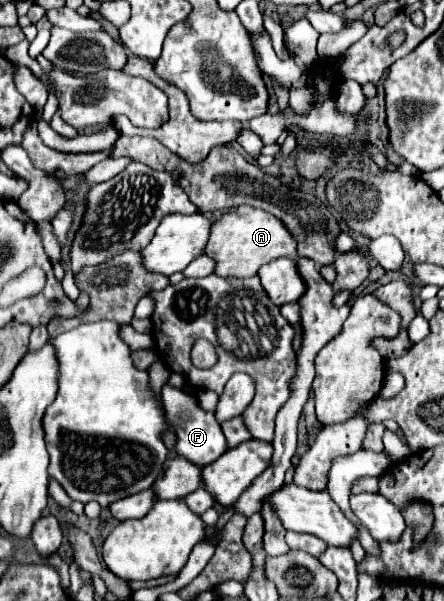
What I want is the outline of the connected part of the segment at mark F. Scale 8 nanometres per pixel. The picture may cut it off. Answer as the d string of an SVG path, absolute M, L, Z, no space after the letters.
M165 384L165 388L163 388L163 406L165 406L165 416L171 422L169 426L177 436L175 452L179 456L187 458L189 462L193 462L197 466L205 466L205 464L215 462L227 450L225 436L221 432L219 422L215 420L215 414L203 410L195 396L187 394L185 390L177 390L177 388L171 388L169 384Z

